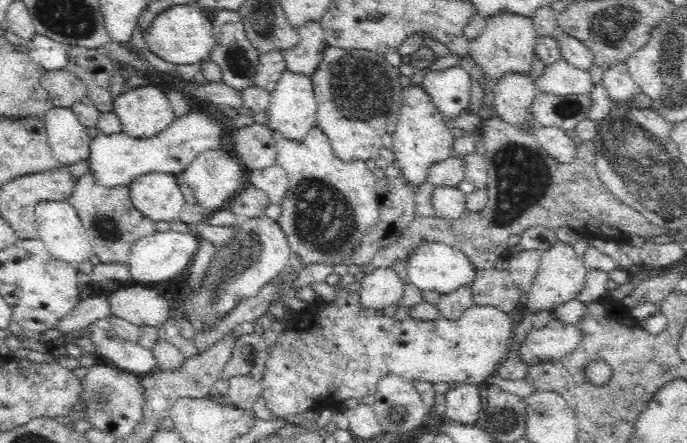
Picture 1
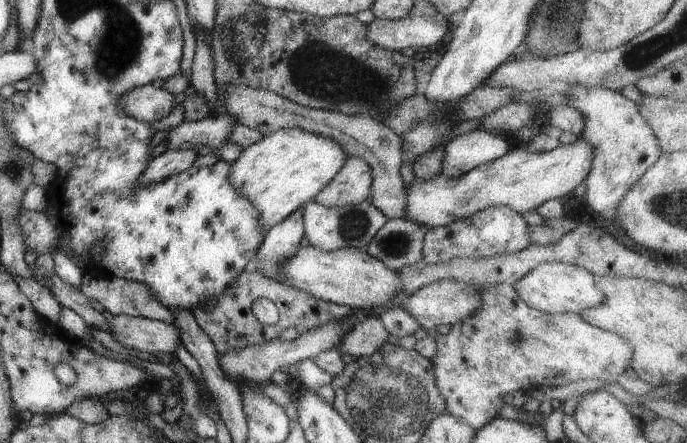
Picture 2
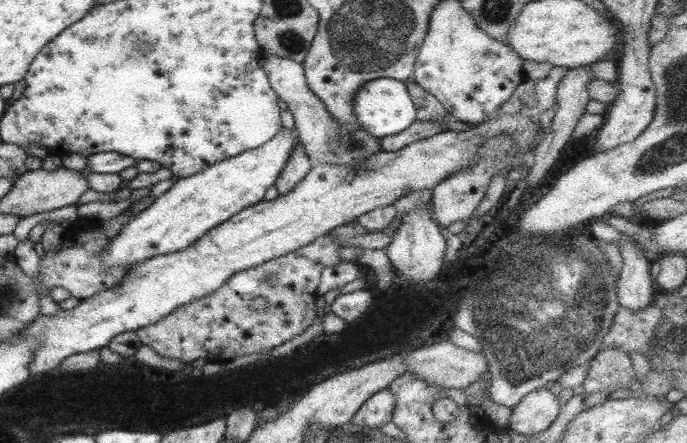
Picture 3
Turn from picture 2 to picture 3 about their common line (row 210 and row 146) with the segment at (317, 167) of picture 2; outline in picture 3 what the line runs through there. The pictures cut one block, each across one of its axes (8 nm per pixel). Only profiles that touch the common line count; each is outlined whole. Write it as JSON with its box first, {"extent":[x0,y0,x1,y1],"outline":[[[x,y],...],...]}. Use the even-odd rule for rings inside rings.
{"extent":[99,128,300,266],"outline":[[[282,128],[272,140],[258,148],[229,157],[192,176],[179,177],[169,190],[119,230],[99,254],[101,262],[105,266],[126,266],[192,246],[211,228],[232,218],[243,208],[264,200],[264,193],[275,184],[296,143],[300,143],[296,131]]]}

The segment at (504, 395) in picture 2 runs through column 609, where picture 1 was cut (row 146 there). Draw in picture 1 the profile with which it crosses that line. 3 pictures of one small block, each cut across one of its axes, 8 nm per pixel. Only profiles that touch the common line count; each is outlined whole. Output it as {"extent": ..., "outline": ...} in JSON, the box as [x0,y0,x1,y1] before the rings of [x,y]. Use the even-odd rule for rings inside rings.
{"extent":[311,46,405,162],"outline":[[[328,46],[323,52],[323,59],[318,68],[311,74],[311,83],[317,102],[317,127],[328,137],[335,155],[344,162],[378,158],[378,152],[383,147],[381,138],[387,133],[388,117],[400,110],[405,81],[398,68],[390,65],[384,56],[377,52],[344,50]]]}

